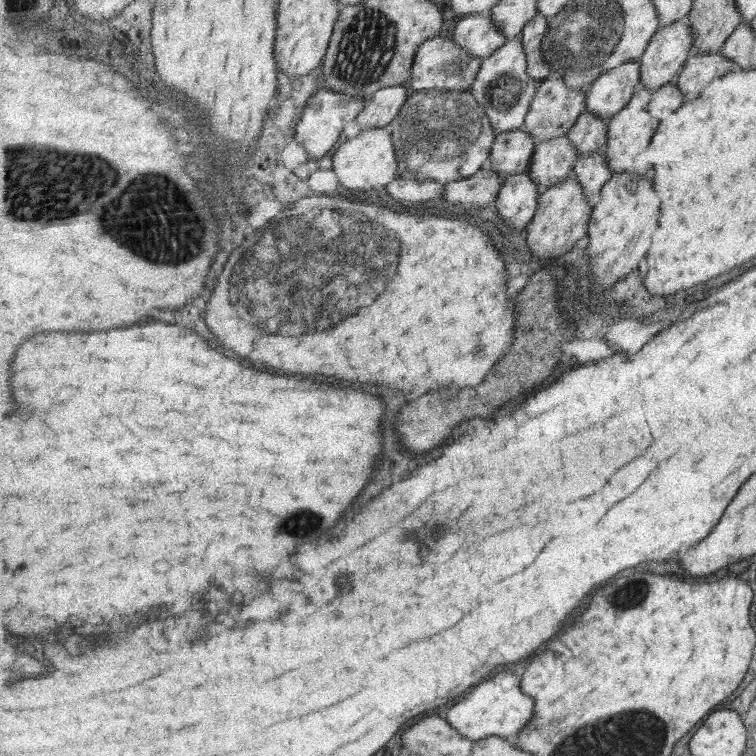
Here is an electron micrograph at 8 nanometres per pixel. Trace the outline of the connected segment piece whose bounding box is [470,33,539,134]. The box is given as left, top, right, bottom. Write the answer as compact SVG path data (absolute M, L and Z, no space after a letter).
M524 34L509 39L502 49L499 48L495 54L491 55L489 59L484 60L470 90L488 114L497 134L517 130L524 126L531 100L539 86L539 82L527 74L529 62L524 47Z

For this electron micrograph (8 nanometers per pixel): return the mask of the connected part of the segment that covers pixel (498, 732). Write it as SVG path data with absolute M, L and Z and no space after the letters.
M499 672L492 678L474 685L465 696L447 710L445 719L464 737L473 741L491 736L518 736L529 727L535 716L535 697L523 693L521 674Z

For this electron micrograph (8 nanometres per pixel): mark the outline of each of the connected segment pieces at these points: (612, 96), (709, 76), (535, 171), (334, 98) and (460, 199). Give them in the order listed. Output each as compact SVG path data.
M629 62L605 71L591 84L587 93L587 108L599 118L608 120L631 102L641 86L641 62Z
M721 52L692 54L684 66L675 83L683 92L687 102L701 96L715 78L721 78L738 68L733 58L727 58Z
M559 136L553 140L543 140L536 143L535 154L531 159L531 168L529 173L532 174L535 184L539 188L539 195L542 195L551 186L557 186L561 182L568 180L572 177L575 163L579 160L579 152L577 148L571 144L569 136Z
M319 89L308 100L303 116L296 125L293 139L305 148L309 159L317 162L337 144L341 132L352 131L355 120L359 118L361 111L365 109L369 101L371 101L371 98L367 96L351 96L351 94L339 94L339 92L333 90Z
M487 166L461 181L447 183L444 199L464 207L465 210L481 210L496 202L501 189L501 178Z

